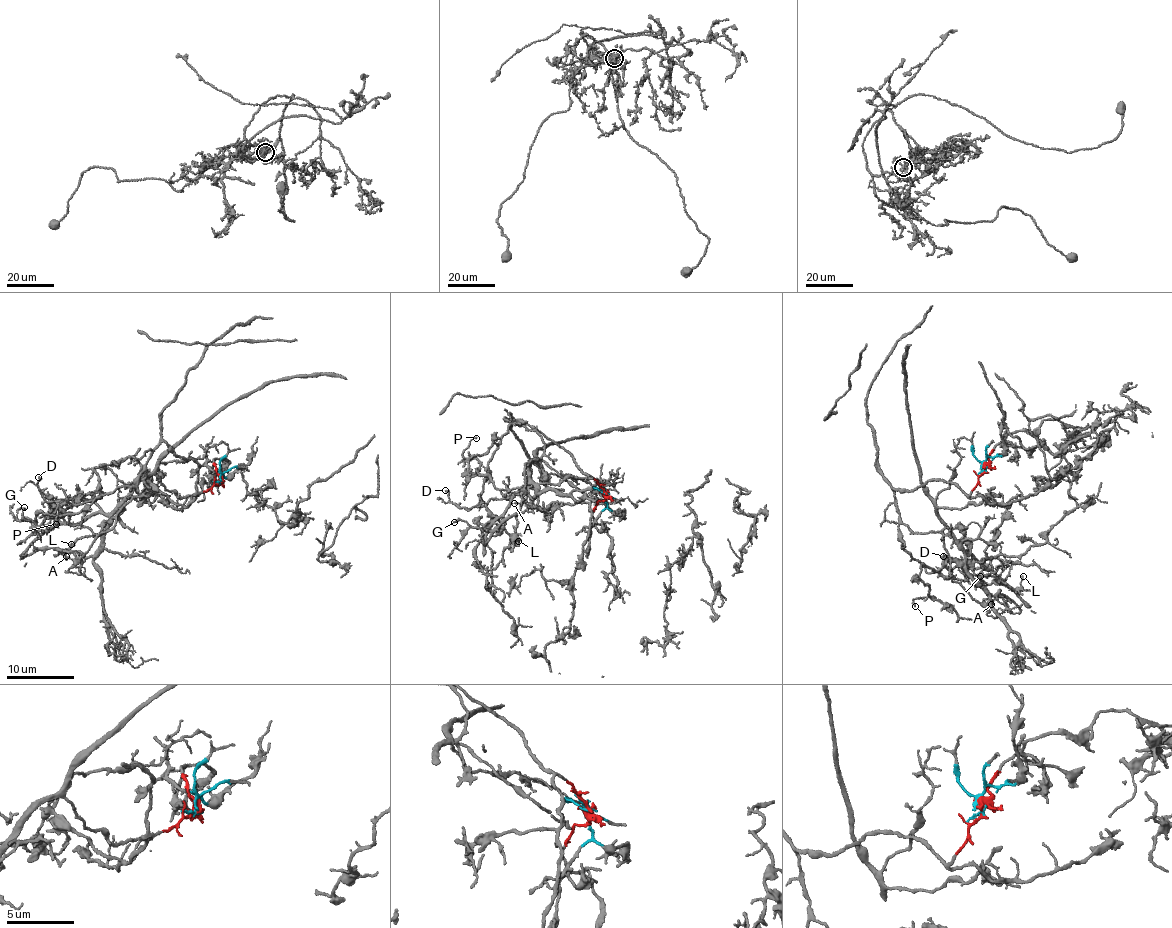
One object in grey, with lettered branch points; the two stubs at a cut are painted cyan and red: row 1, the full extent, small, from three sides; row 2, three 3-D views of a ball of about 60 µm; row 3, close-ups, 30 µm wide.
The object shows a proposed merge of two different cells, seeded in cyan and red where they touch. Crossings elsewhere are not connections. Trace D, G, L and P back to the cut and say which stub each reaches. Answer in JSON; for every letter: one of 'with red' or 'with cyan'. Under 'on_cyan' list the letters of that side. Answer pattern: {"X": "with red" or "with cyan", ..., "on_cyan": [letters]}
{"D": "with cyan", "G": "with cyan", "L": "with red", "P": "with red", "on_cyan": ["D", "G"]}

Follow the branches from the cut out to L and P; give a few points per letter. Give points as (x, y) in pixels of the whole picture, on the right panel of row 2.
L: (983, 468), (968, 495), (936, 480), (893, 489), (900, 519), (941, 531), (975, 574), (1017, 589), (1023, 576)
P: (983, 468), (968, 495), (936, 480), (903, 493), (893, 489), (904, 549), (919, 560), (929, 588), (914, 607)

